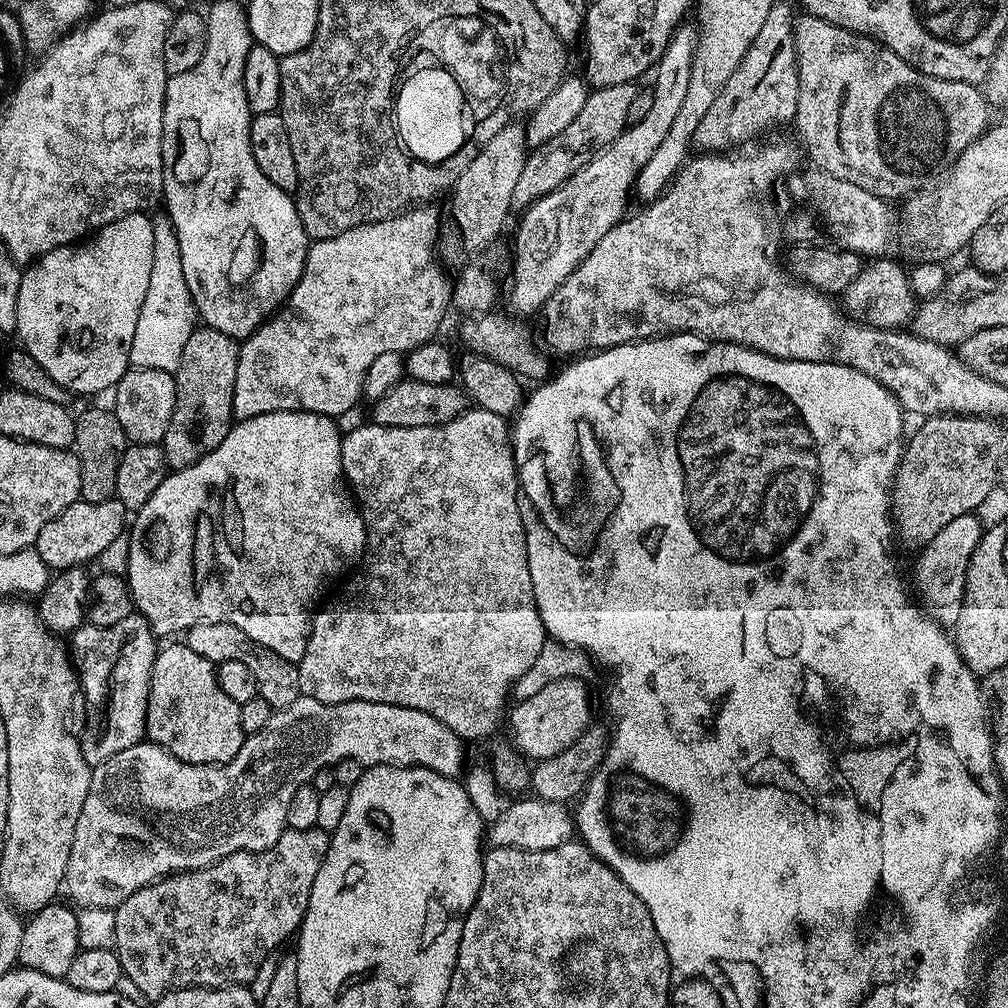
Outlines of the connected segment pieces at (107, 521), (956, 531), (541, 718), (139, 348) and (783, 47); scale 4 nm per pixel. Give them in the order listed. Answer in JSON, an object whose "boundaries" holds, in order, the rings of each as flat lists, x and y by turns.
{"boundaries":[[[115,498,106,502,86,502,77,500,75,504,66,506,58,518,50,518,34,545,38,558,46,562,49,570,79,568,87,565,87,560,100,556,120,535,126,532,126,509,121,500]],[[969,514,962,518,954,518,954,522,942,526,938,534,929,544,923,545,920,557,916,560,916,588,920,591,919,599,926,609,927,615,937,620,945,629,955,629,958,622,958,610,962,608,964,587,966,586,966,570,970,566,970,554,974,554,974,546,978,546,982,523,979,515]],[[575,676,555,680,542,686,538,694,519,701,516,709,507,713,506,724,508,720,508,728,512,731,510,740,521,756,532,762,554,758,554,754,562,754,566,746,574,746,577,738,588,731,593,723,592,700,584,683,583,679]],[[160,214,153,219,154,226,154,267,150,269,150,286,146,290,146,302,138,314,138,326,134,329,134,342,130,342,129,365,134,368,153,368,175,373,182,358,182,350,190,339,192,331,198,327,196,307,190,298,190,286,182,274,182,254,178,254,178,234,167,215]],[[777,2,766,14,766,22,762,22,762,30,758,30,758,38,750,42,750,50,746,50,746,58,730,74,730,82,722,86,718,98,714,98,710,111,698,122,698,130,694,130,693,145,704,154,724,154,737,146,747,145,755,141,767,128,776,128,779,124,795,121,800,97,800,79,796,69,796,30,792,8,784,2]]]}

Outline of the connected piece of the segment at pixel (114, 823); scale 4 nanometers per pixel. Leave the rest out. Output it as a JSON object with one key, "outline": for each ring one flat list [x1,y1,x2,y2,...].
{"outline":[[300,695,290,706,273,711,270,722,260,732,253,732,245,735,242,750,234,754,234,758,228,764,187,764,174,754,170,754,162,746,151,742,141,742,106,758,106,762,95,765,92,770,92,781,90,782,90,794,86,794,86,802,82,802,82,814,78,814,78,826,74,826,74,846,70,846,70,862,66,866,64,884,66,892,73,896,75,902,82,908,110,908,115,910,119,904,126,902,130,894,142,890,148,884,153,884,156,880,162,880,165,876,171,876,177,872,189,872,195,868,204,868,207,864,218,862,235,852,261,852,278,838,282,838,284,829,288,827,286,822,286,810,290,810,290,802,294,799,294,794,318,774,318,770,342,762,346,758,355,758,360,764,369,768,379,764,393,764,399,768,429,768,443,776,457,777,464,764,465,741,460,739,454,730,430,714,422,710,414,710,410,706,394,706,386,702,362,702,361,700,347,700,341,704,327,704,318,702,313,696]]}

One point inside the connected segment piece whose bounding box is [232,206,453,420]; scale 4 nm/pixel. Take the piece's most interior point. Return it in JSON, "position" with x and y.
{"position":[377,288]}

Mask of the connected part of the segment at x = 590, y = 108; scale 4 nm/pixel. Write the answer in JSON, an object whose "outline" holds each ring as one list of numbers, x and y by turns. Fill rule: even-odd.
{"outline":[[635,83,611,84,605,88,589,91,586,104,577,115,574,122,566,130,551,138,548,142,531,149,524,159,522,174,514,185,512,207,523,210,532,207,532,203,562,186,566,178,573,176,590,158,594,152,610,146,618,134,622,134,628,127,630,106,634,103,634,94,638,88]]}

